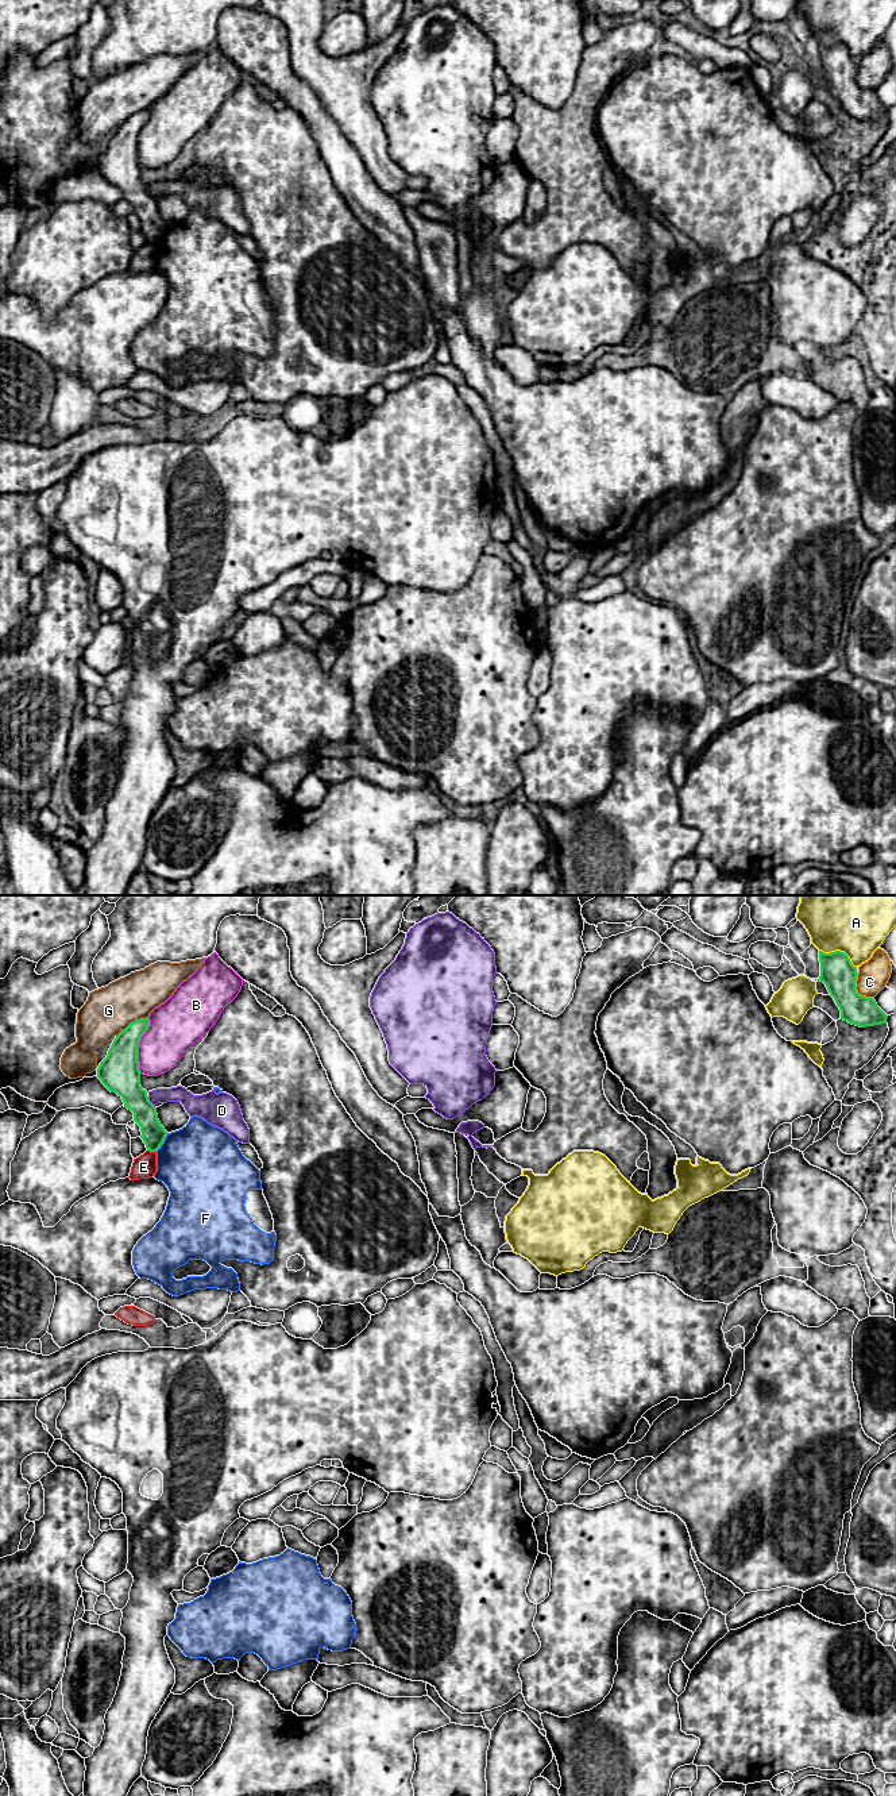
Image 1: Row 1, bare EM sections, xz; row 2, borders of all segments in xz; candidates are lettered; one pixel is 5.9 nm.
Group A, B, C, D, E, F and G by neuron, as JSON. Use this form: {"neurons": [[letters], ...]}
{"neurons": [["A"], ["B"], ["C"], ["D"], ["E"], ["F"], ["G"]]}

